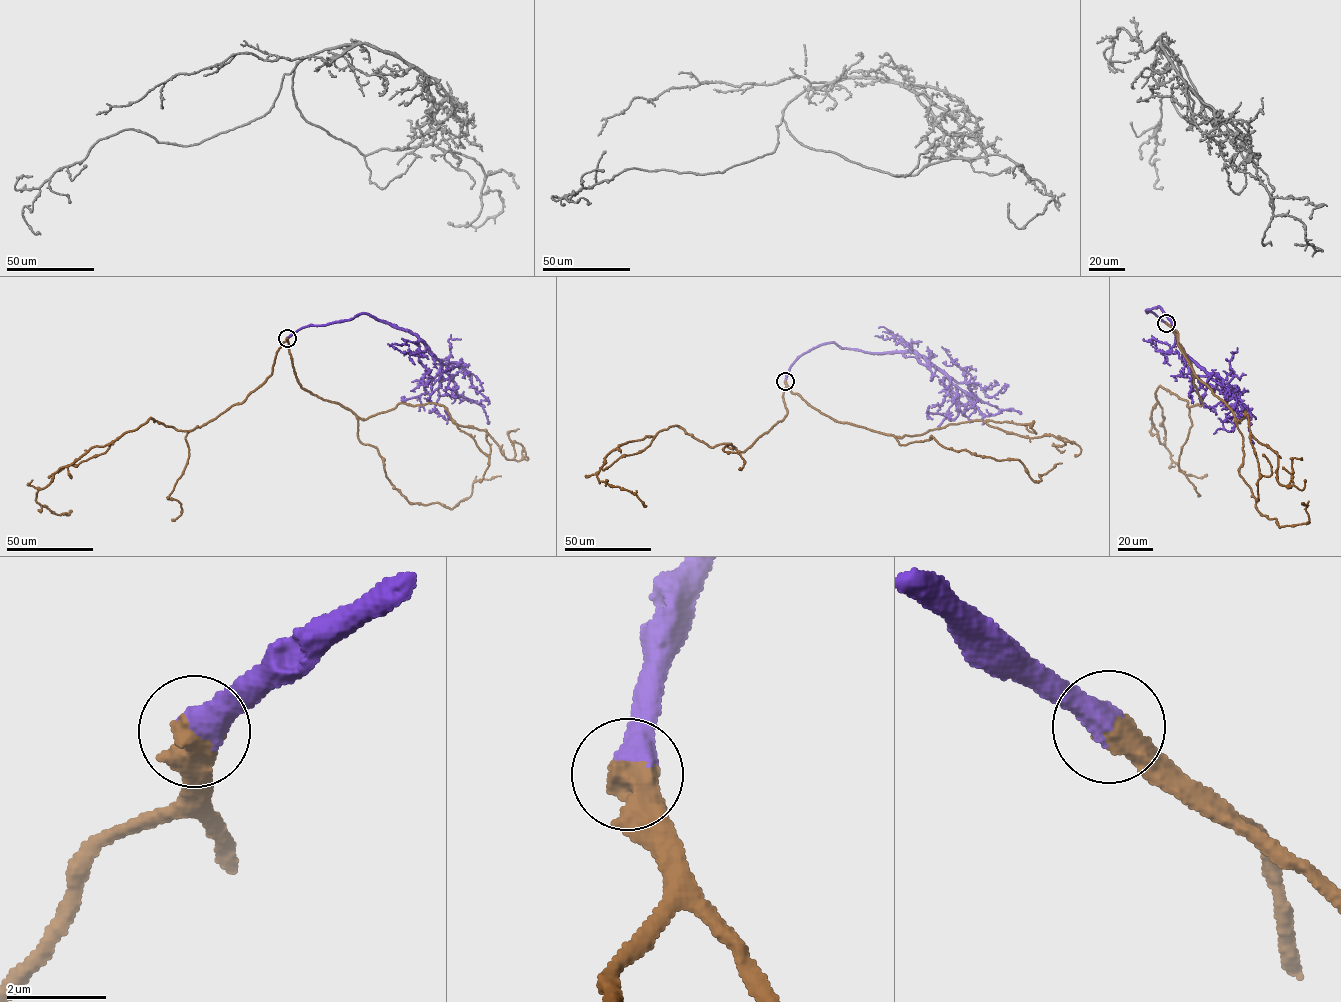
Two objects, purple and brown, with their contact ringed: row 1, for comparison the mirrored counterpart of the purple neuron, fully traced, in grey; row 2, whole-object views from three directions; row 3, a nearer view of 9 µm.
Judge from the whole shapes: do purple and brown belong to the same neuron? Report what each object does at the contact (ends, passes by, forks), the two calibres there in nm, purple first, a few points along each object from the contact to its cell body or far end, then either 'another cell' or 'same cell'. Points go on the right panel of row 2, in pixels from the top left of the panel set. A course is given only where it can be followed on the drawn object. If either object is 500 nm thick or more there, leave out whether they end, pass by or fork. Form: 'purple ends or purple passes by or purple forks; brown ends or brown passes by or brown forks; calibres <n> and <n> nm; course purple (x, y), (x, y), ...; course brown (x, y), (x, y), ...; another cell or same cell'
calibres 550 and 650 nm; course purple (1166, 323), (1146, 310), (1161, 308), (1172, 324), (1182, 350), (1240, 399), (1251, 416), (1247, 419), (1224, 408); course brown (1166, 323), (1191, 363), (1202, 403), (1188, 407), (1158, 387), (1151, 422), (1183, 473), (1206, 474); same cell

